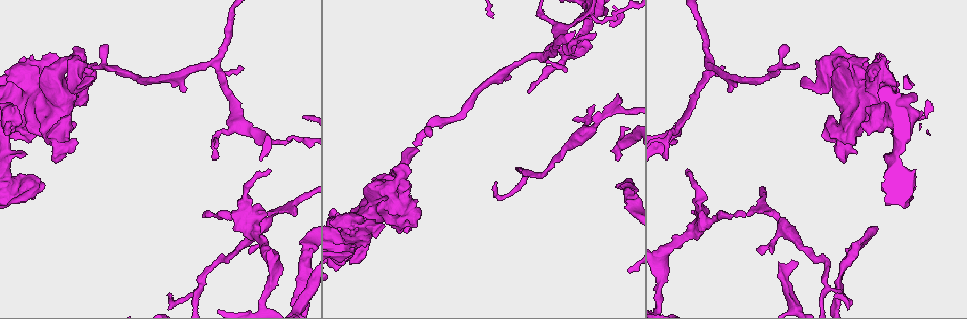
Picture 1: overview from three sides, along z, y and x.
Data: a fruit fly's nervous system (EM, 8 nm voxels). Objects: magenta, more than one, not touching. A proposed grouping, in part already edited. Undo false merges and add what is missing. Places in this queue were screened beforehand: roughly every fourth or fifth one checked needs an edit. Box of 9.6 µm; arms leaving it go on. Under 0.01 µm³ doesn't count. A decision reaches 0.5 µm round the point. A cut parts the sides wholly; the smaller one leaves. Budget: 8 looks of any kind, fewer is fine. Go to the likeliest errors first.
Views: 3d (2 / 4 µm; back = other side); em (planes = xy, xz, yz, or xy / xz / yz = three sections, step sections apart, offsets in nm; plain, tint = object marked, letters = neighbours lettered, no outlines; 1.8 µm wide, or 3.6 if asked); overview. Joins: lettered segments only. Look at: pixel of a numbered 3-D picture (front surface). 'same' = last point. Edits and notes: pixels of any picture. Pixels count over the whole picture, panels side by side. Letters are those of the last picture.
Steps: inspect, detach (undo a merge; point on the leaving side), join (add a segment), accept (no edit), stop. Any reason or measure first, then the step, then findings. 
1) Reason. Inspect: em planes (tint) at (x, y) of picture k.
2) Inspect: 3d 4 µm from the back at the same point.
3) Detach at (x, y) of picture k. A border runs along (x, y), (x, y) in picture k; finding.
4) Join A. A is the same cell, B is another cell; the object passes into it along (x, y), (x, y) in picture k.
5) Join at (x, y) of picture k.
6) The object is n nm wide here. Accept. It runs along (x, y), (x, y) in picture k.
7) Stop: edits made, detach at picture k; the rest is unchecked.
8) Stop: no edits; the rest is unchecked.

Thin neck. Inspect: 3d 2 µm at (698, 220) of picture 1.

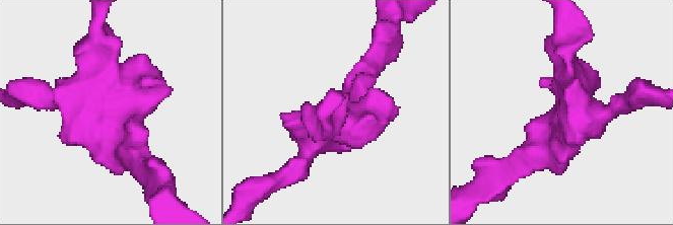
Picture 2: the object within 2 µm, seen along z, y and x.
Inspect: em planes (plain) at (116, 109) of picture 2.

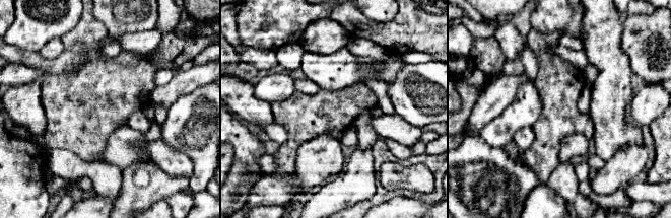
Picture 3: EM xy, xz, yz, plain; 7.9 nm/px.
See the neighbours. Inspect: em planes (letters) at the same point.

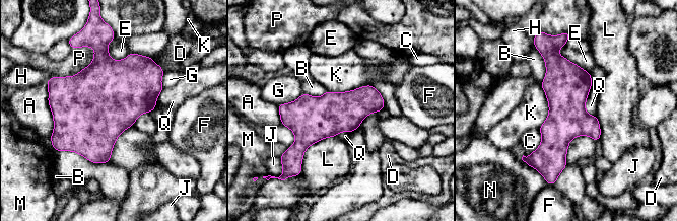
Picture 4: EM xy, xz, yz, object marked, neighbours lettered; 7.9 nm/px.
The object is 320 nm wide here; the longest contact is with P, 400 nm. Accept. A, B, C, D, E, F, G, H, J, K, L, M, N, P and Q are other cells; all the same cell.

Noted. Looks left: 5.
Branch stops here. Inspect: em planes (letters) at (293, 214) of picture 1.

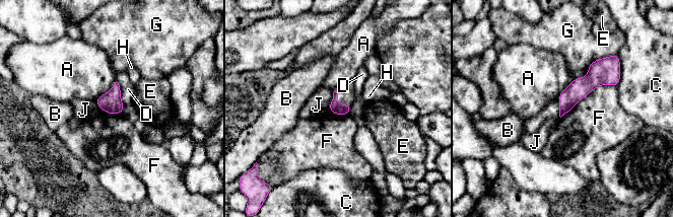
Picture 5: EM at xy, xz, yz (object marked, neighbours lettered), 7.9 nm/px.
Accept. A, B, C, D, E, F, G, H and J are other cells; no lettered segment goes on from it.

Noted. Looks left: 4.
Branch stops here. Inspect: em planes (letters) at (509, 76) of picture 1.

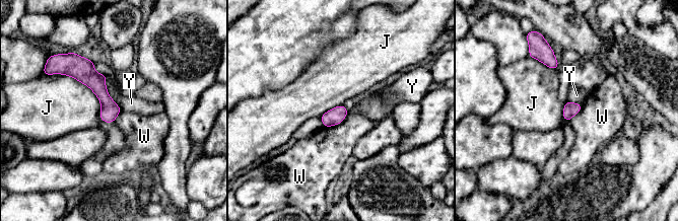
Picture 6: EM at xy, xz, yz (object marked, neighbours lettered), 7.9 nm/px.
The longest contact is with J, 550 nm. Accept. J, W and Y are other cells; it runs along (75, 64), (98, 87), (112, 120) in picture 6; none of them fits.

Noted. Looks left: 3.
Stop: no edits; the rest is unchecked.

